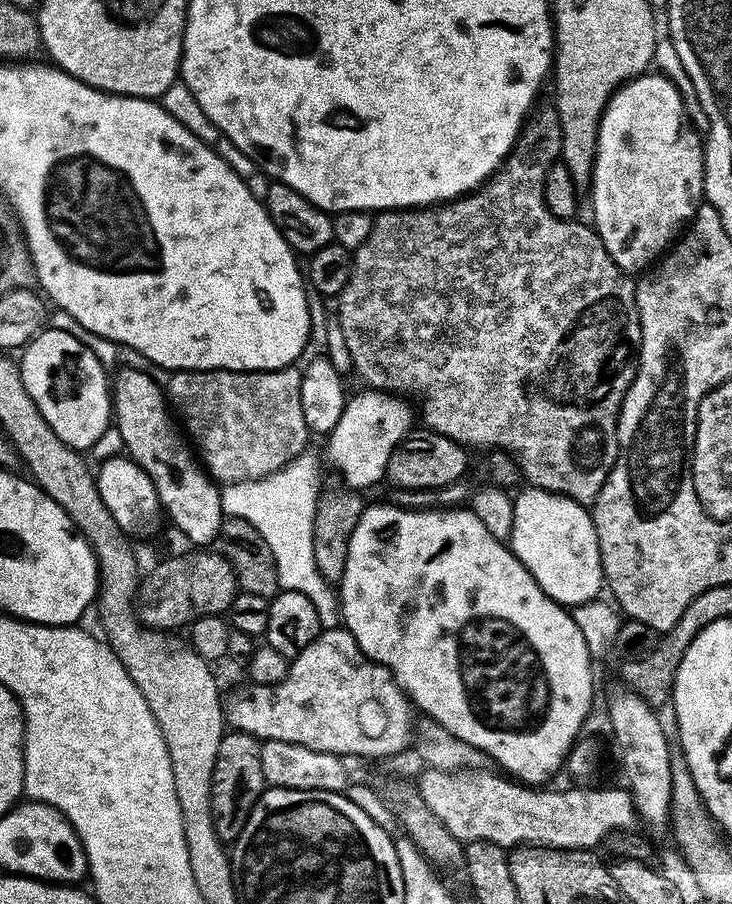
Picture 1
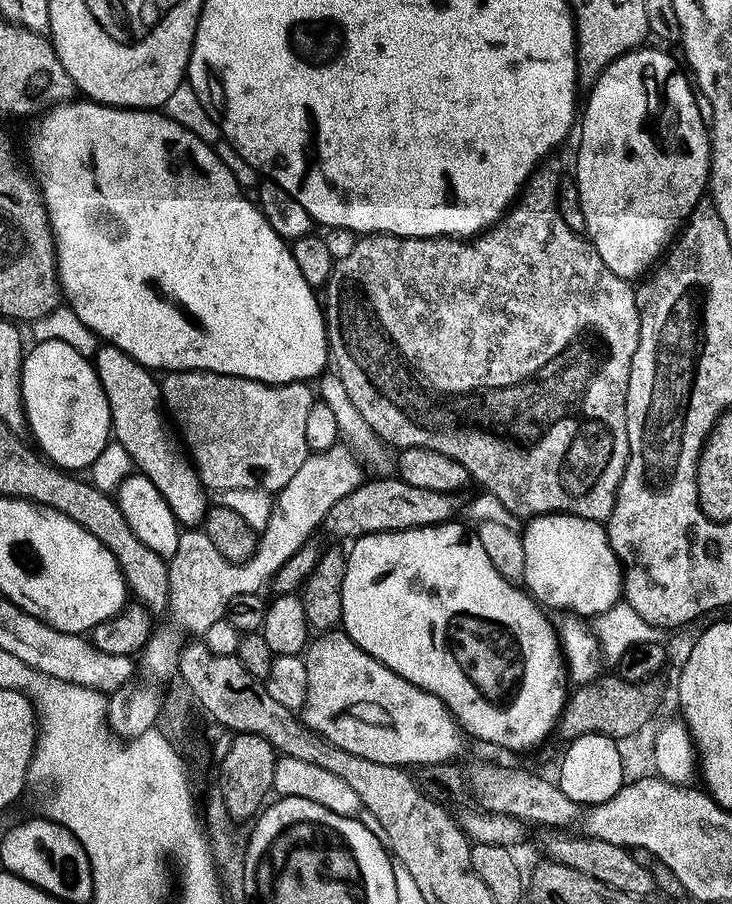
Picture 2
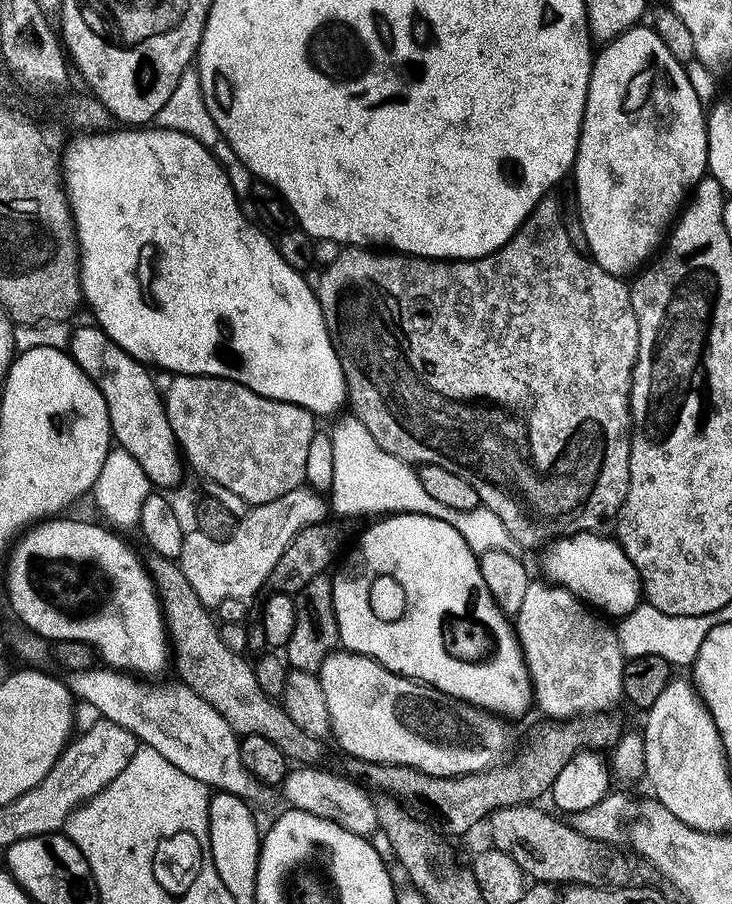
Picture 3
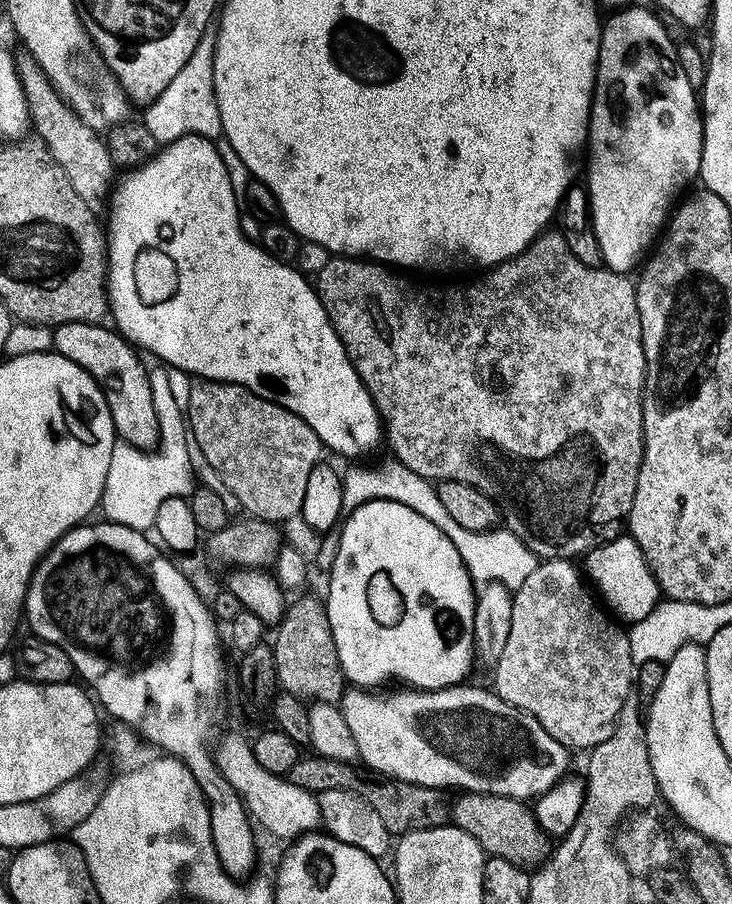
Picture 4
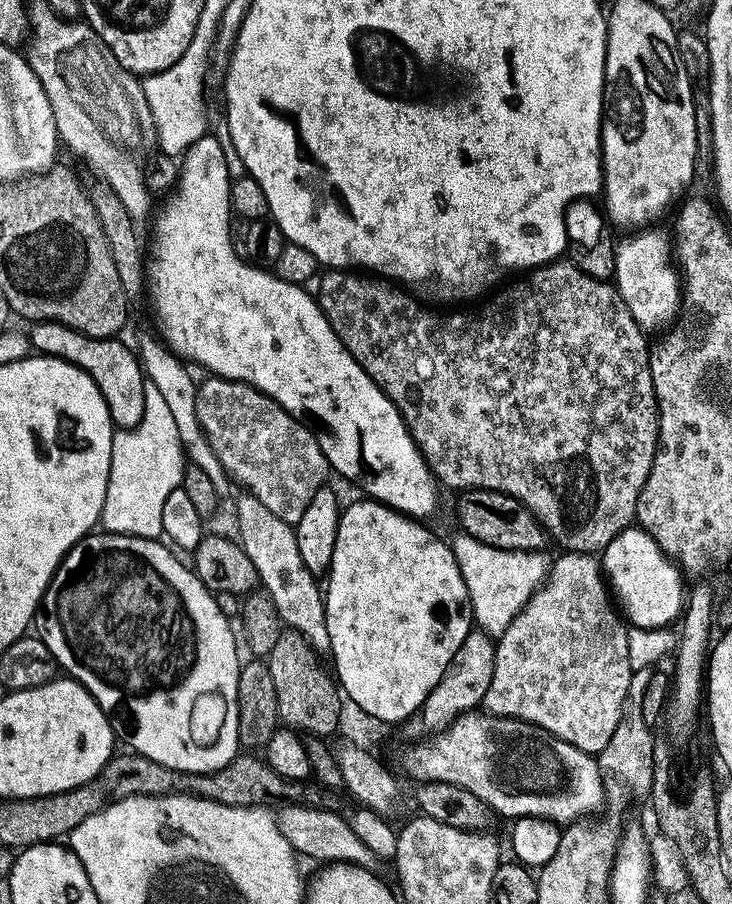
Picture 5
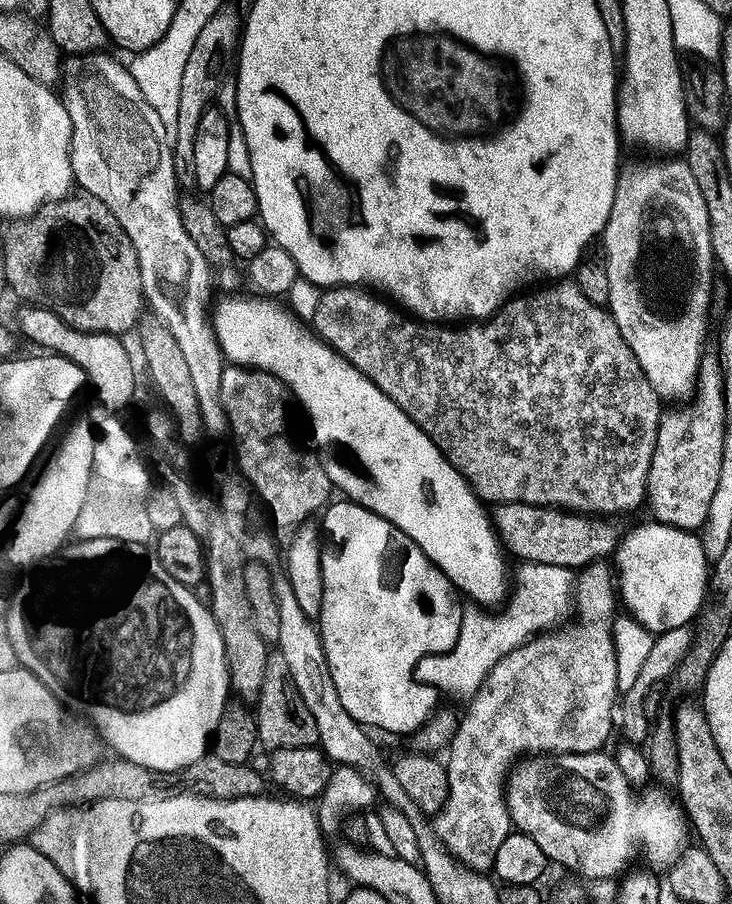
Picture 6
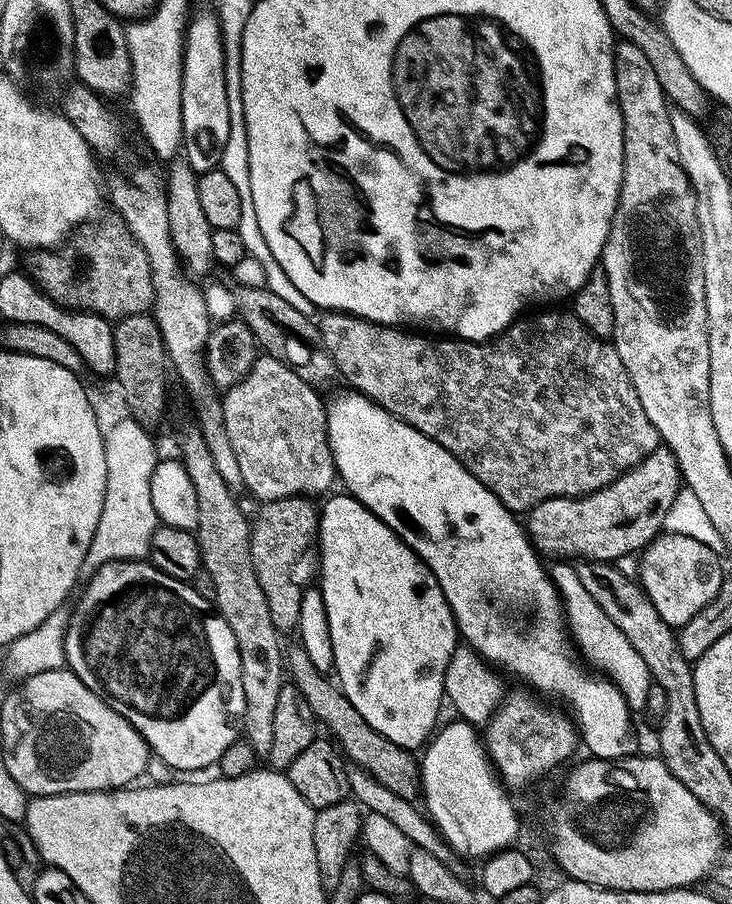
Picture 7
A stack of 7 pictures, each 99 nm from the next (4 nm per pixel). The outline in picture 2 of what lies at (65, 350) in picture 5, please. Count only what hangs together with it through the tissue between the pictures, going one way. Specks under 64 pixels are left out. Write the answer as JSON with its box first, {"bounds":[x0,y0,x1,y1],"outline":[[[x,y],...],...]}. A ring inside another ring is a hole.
{"bounds":[94,343,210,526],"outline":[[[109,343],[97,347],[94,363],[102,382],[102,390],[110,402],[115,443],[124,447],[139,475],[150,478],[150,482],[158,486],[158,494],[166,498],[166,506],[170,506],[174,518],[181,526],[203,525],[204,516],[210,507],[209,493],[181,441],[177,437],[176,441],[164,425],[162,388],[158,380],[152,377],[155,375],[132,356],[127,356],[121,348]]]}

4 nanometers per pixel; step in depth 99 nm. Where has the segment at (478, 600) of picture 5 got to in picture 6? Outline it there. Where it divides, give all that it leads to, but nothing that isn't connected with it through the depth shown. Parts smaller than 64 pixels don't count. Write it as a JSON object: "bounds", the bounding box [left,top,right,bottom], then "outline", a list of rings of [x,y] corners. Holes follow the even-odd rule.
{"bounds":[414,562,576,698],"outline":[[[527,562],[519,566],[521,568],[517,572],[515,569],[510,584],[510,599],[503,607],[496,611],[485,610],[480,606],[469,607],[470,610],[464,612],[458,638],[449,652],[420,659],[414,673],[420,683],[428,685],[429,689],[437,693],[471,698],[482,686],[490,670],[494,670],[497,662],[506,658],[510,650],[522,646],[537,634],[563,625],[571,617],[576,577],[573,569]]]}

